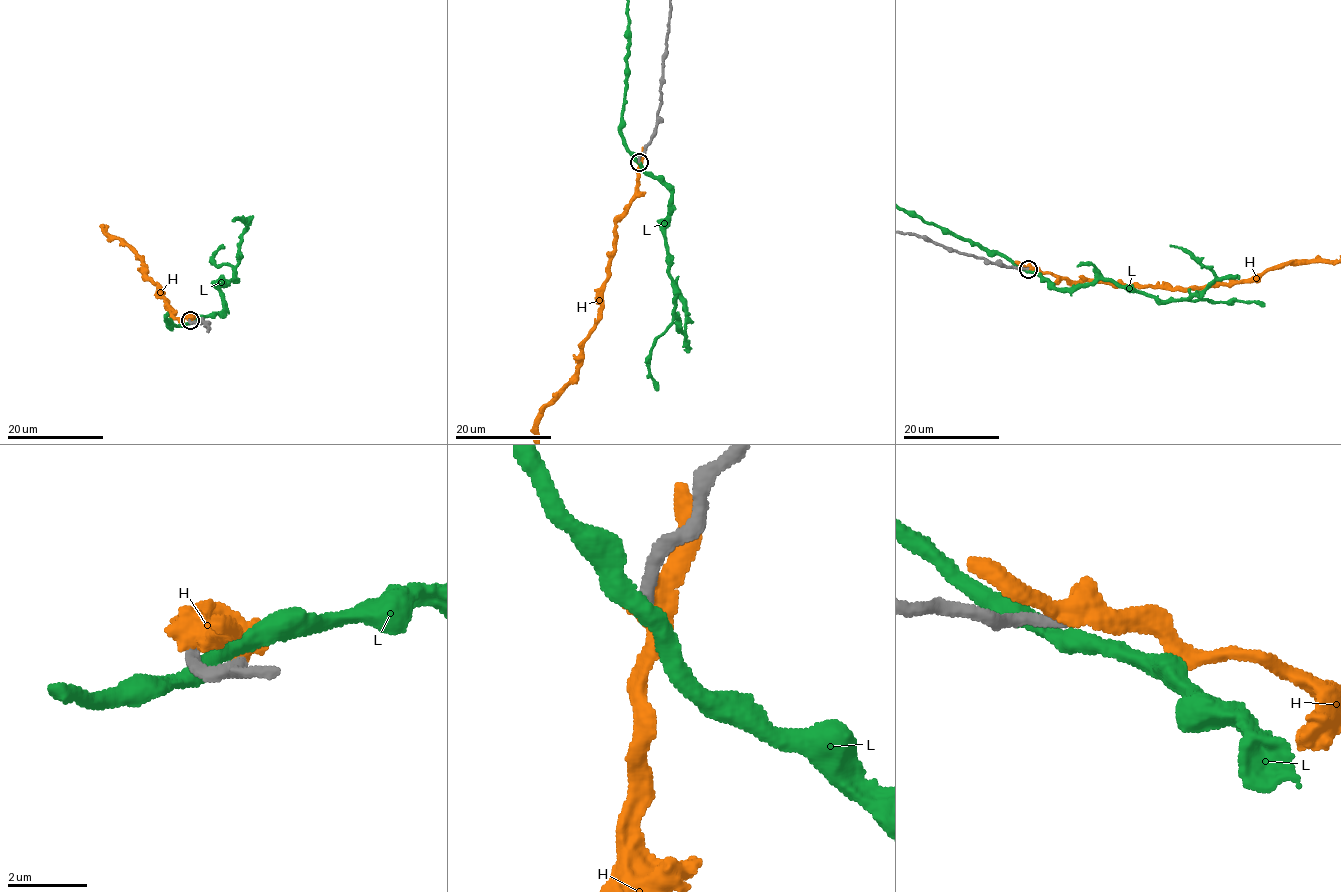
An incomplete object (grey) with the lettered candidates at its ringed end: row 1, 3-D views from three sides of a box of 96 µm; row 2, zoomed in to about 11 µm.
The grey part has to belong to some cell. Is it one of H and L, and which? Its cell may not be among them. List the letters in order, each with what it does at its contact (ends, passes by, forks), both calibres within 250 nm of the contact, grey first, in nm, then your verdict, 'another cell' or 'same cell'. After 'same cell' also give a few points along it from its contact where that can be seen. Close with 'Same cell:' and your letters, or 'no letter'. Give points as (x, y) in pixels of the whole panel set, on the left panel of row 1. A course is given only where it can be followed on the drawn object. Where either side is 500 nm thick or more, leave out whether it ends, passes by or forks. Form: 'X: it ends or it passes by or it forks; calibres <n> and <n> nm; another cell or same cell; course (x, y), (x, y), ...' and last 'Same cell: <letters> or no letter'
H: calibres 320 and 550 nm; another cell
L: it passes by; calibres 300 and 420 nm; another cell
Same cell: no letter

